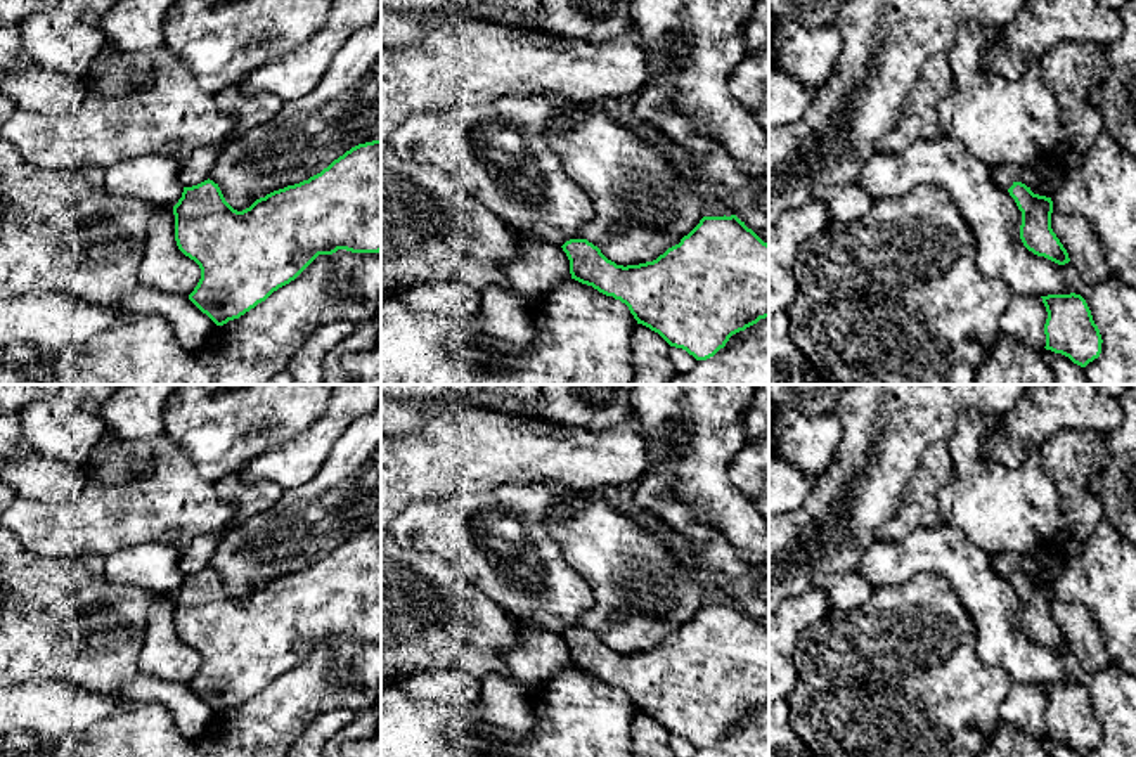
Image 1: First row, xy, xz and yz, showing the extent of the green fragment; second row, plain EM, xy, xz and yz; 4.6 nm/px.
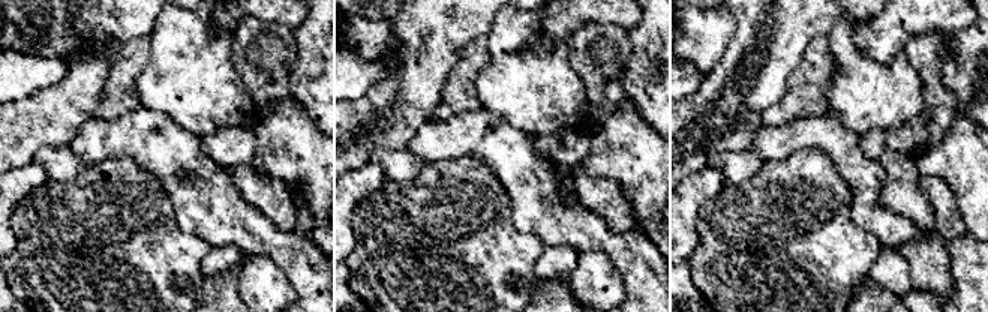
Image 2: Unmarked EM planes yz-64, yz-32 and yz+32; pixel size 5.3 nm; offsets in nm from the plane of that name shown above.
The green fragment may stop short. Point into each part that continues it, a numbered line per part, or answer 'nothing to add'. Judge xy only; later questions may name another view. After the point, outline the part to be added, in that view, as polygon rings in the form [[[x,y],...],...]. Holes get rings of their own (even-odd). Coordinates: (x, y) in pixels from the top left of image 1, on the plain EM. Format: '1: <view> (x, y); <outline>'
nothing to add

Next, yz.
nothing to add

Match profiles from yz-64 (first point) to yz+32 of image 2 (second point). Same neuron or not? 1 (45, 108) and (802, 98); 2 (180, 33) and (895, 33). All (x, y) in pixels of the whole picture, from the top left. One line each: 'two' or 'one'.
1: two
2: two

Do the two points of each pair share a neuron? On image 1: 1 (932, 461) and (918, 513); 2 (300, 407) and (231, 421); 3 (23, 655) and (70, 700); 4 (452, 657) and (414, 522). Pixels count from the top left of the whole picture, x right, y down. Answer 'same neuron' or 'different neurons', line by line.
1: same neuron
2: same neuron
3: different neurons
4: different neurons

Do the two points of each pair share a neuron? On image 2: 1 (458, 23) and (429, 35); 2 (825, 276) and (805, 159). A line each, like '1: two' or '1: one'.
1: one
2: one

